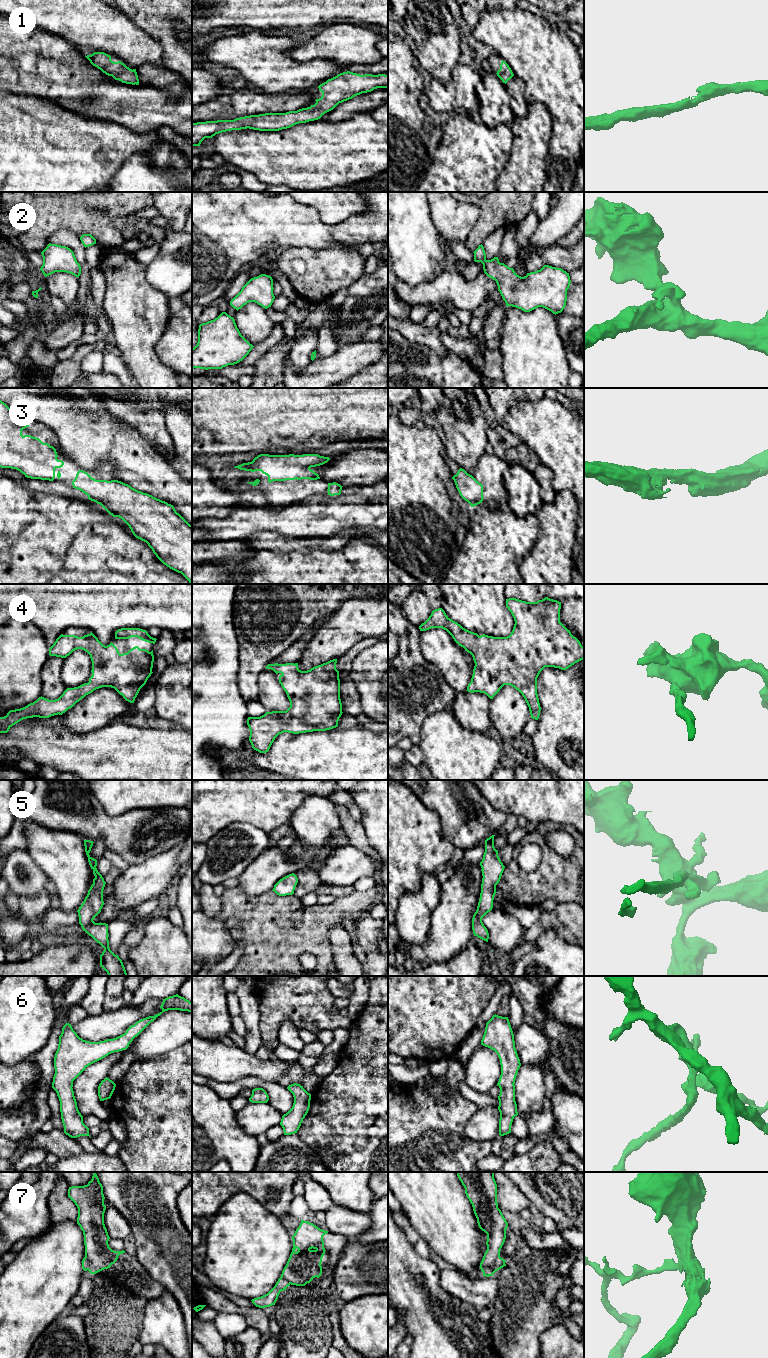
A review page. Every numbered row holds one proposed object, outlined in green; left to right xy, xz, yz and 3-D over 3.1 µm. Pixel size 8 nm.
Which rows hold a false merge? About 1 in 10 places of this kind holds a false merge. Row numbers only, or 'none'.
7

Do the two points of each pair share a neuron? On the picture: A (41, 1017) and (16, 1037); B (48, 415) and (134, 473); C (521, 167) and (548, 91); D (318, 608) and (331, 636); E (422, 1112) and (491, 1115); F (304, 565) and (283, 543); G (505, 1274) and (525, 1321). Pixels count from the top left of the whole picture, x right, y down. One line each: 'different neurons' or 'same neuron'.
A: same neuron
B: same neuron
C: different neurons
D: different neurons
E: different neurons
F: different neurons
G: same neuron

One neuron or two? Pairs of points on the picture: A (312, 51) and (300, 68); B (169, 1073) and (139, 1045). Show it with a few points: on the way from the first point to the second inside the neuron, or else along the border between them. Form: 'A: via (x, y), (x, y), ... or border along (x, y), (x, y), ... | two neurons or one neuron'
A: border along (288, 56), (297, 61), (321, 60) | two neurons
B: border along (175, 1049), (170, 1049), (150, 1060), (137, 1061) | two neurons

